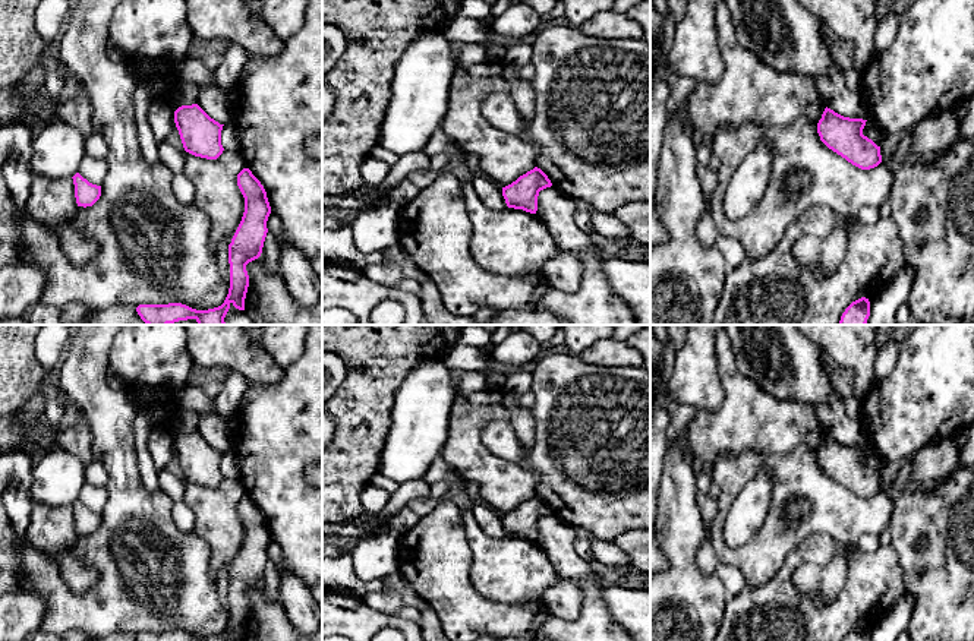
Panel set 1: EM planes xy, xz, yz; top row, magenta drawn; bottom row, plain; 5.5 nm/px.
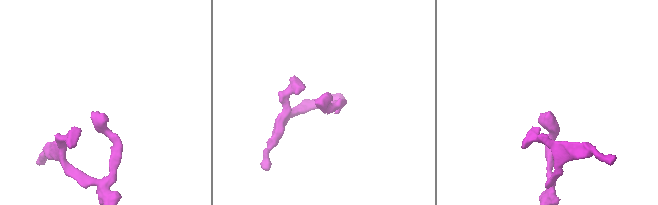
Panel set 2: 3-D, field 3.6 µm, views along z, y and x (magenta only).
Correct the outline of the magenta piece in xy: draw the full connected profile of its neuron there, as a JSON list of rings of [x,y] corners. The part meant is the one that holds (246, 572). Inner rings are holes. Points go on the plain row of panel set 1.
[[[249,496],[237,502],[237,514],[245,525],[245,540],[228,572],[230,616],[224,631],[208,638],[196,638],[182,631],[139,632],[138,641],[227,641],[231,632],[245,638],[249,615],[246,593],[262,581],[271,534],[264,514]]]

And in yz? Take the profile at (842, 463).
[[[825,436],[817,451],[820,468],[833,480],[861,498],[882,490],[880,474],[863,462],[867,448],[850,446]]]

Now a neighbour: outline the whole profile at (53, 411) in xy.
[[[50,394],[45,397],[44,423],[56,424],[63,417],[63,407]]]

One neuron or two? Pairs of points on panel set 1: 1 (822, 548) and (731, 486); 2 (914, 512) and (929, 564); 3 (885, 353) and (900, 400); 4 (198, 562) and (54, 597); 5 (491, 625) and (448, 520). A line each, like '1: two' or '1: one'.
1: two
2: one
3: two
4: one
5: one

